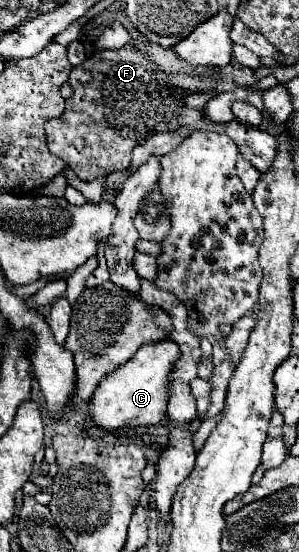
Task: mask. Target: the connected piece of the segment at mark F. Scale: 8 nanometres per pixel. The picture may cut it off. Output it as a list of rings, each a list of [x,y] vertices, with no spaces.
[[[125,45],[115,51],[95,51],[85,63],[71,69],[69,85],[73,89],[71,97],[65,101],[65,111],[61,117],[47,121],[47,145],[49,151],[61,157],[67,167],[75,171],[81,181],[91,181],[113,171],[123,171],[131,167],[131,151],[135,145],[147,141],[151,133],[157,131],[177,131],[181,125],[191,129],[209,129],[227,133],[241,149],[241,155],[261,173],[267,173],[275,161],[277,137],[261,129],[249,129],[239,121],[229,121],[225,125],[211,125],[203,119],[199,109],[189,109],[183,103],[187,91],[163,87],[165,75],[153,65],[137,47]]]

